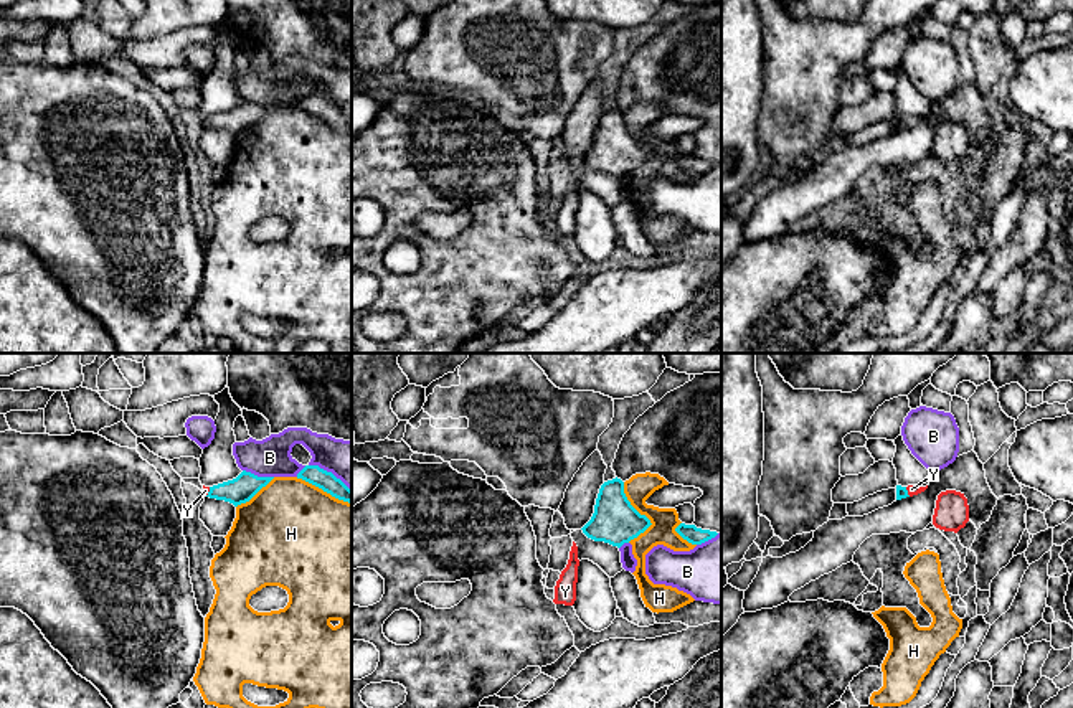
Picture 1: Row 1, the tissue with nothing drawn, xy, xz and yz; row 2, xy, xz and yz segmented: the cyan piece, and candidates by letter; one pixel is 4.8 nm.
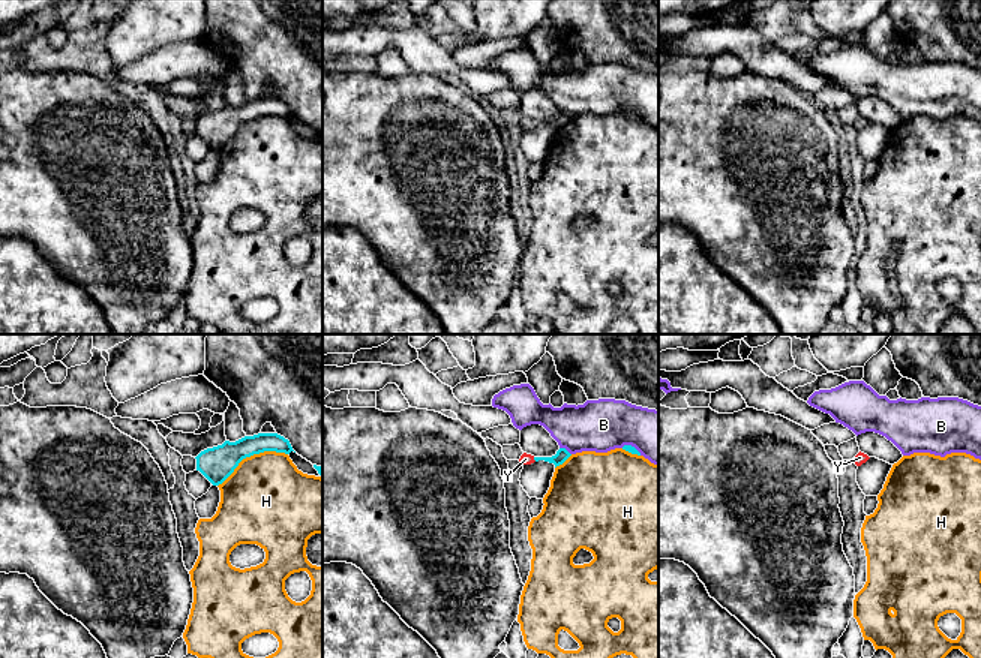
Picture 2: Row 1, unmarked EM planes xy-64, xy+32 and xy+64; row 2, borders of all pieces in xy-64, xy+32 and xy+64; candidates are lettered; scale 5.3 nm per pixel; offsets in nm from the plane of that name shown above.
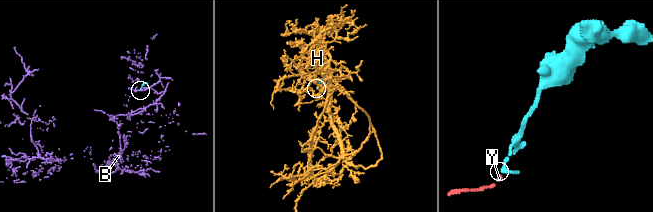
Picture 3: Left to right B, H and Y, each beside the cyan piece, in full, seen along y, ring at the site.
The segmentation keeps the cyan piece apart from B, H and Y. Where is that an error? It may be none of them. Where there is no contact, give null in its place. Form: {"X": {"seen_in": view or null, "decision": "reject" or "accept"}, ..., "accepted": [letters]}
{"B": {"seen_in": "xy", "decision": "reject"}, "H": {"seen_in": "xz", "decision": "reject"}, "Y": {"seen_in": "yz", "decision": "accept"}, "accepted": ["Y"]}

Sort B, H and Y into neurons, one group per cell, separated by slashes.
B / H / Y

